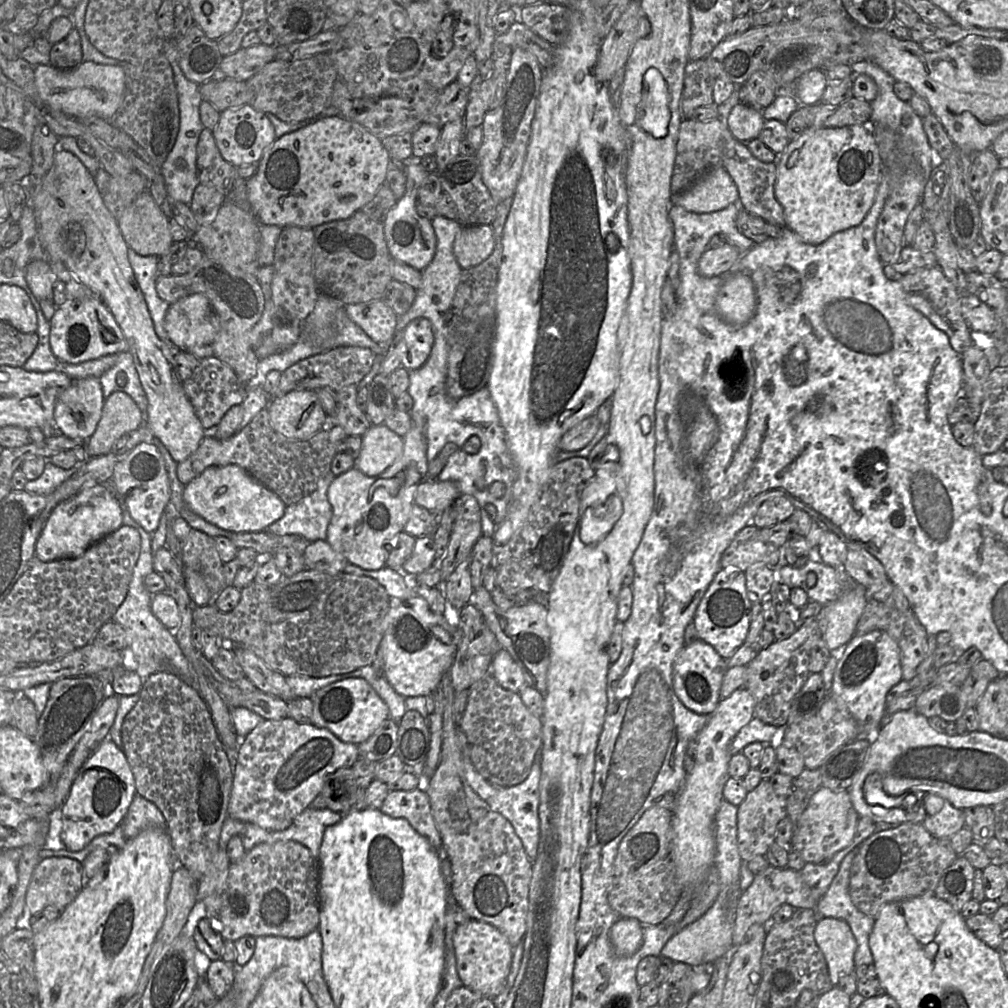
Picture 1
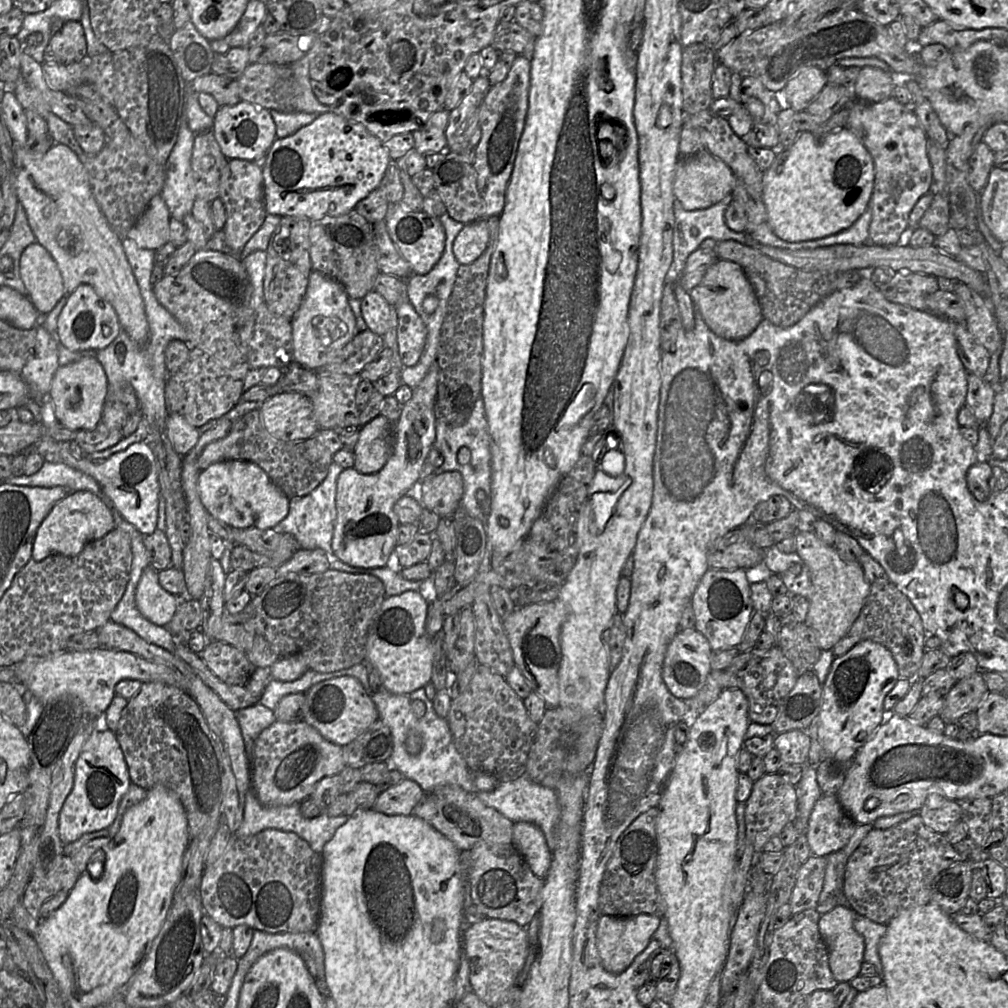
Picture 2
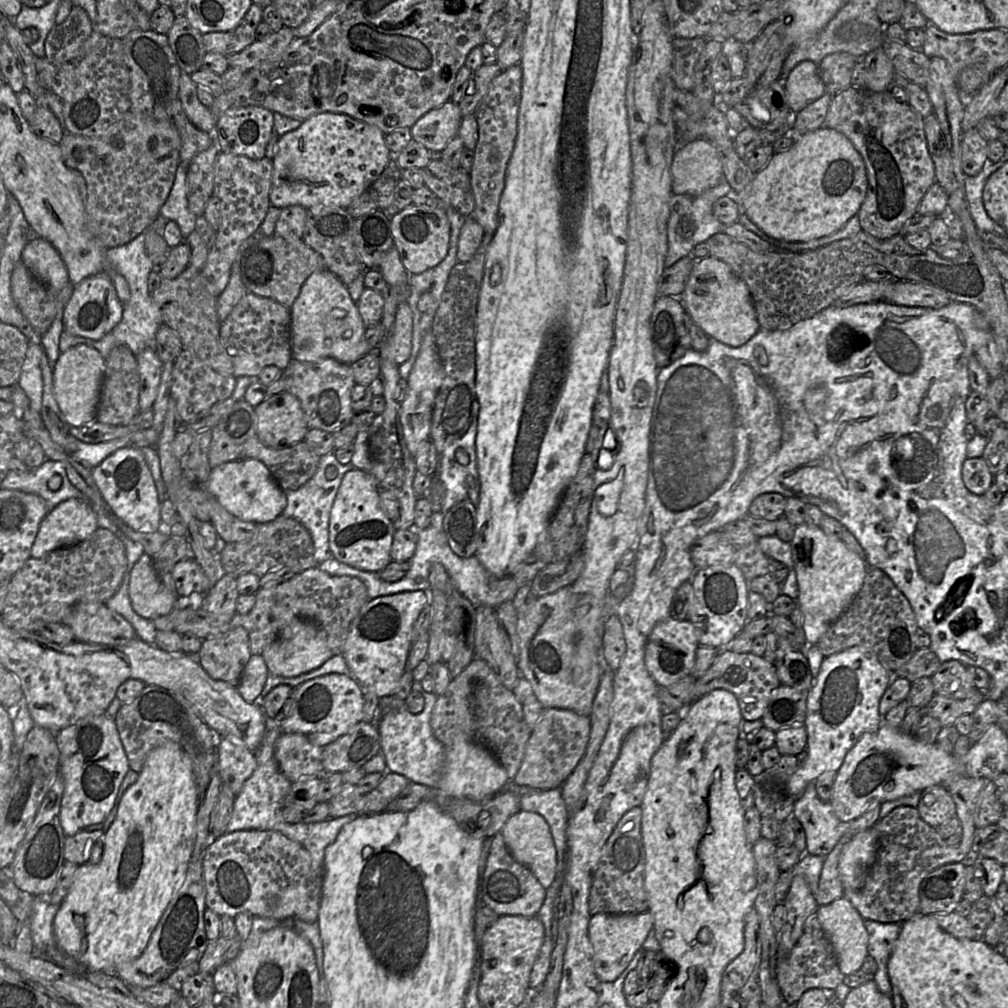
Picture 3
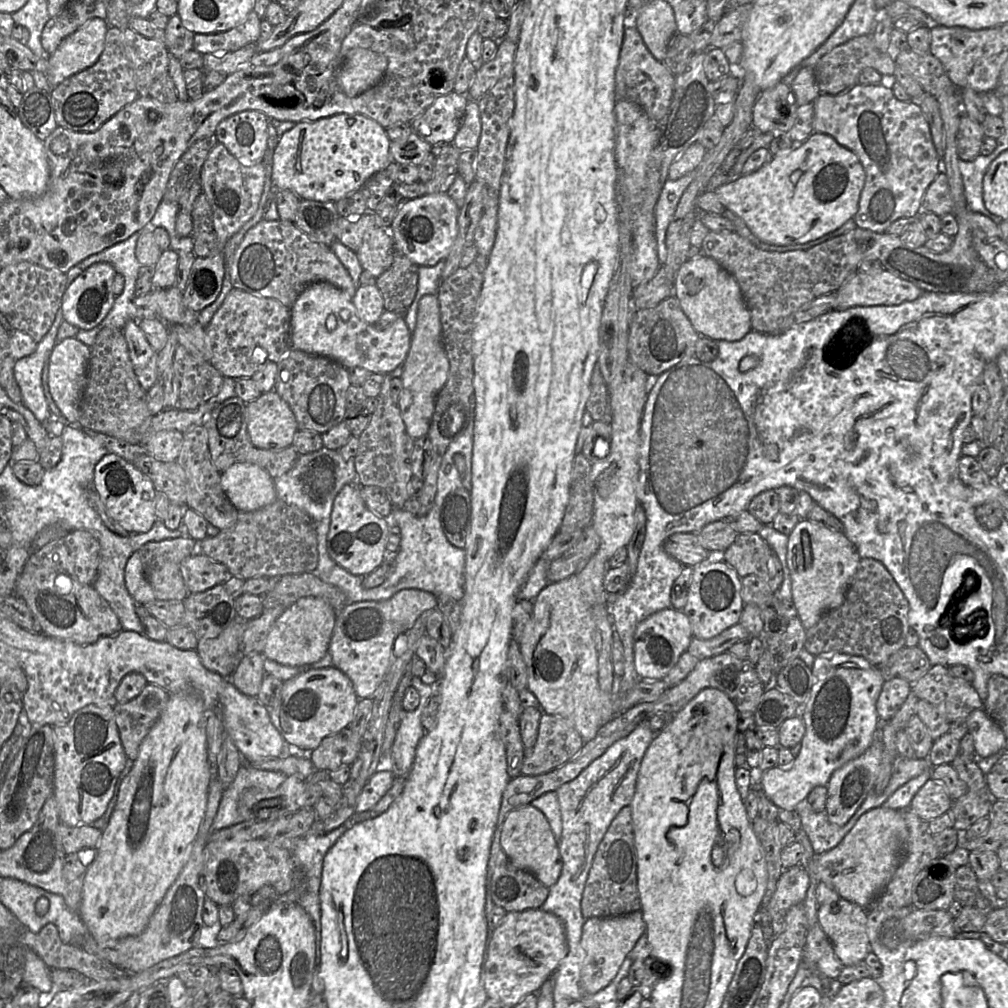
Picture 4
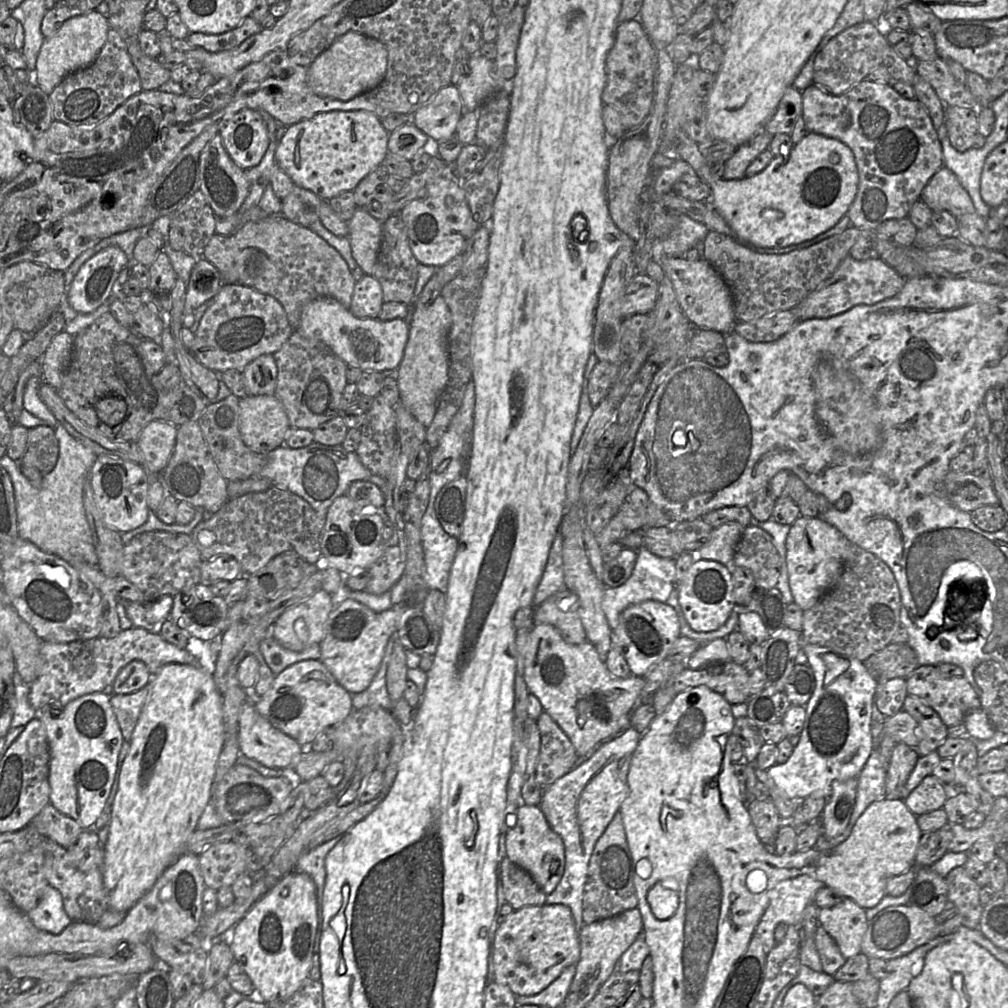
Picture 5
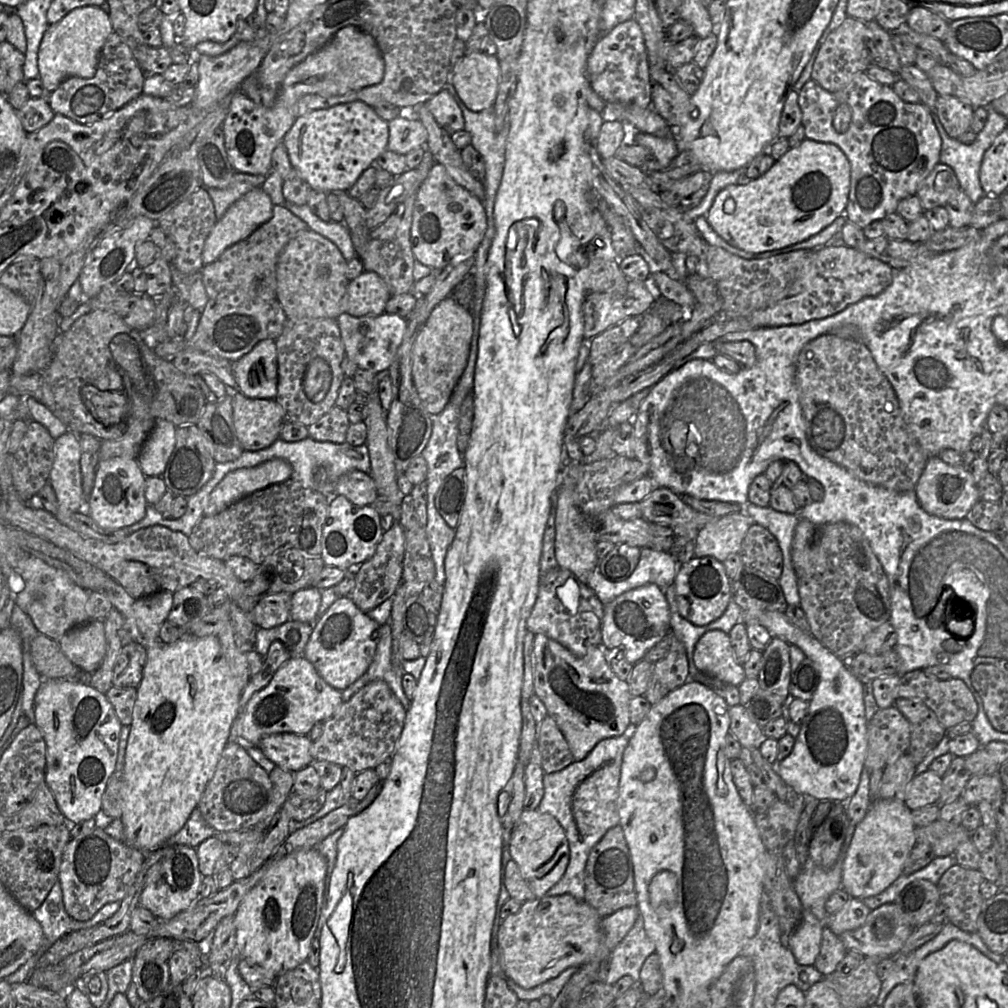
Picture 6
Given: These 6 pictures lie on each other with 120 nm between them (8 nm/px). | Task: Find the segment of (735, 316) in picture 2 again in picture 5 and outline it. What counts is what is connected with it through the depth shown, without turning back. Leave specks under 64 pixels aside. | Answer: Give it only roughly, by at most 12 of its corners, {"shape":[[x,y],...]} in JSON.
{"shape":[[663,255],[681,310],[700,329],[731,333],[729,287],[706,260]]}

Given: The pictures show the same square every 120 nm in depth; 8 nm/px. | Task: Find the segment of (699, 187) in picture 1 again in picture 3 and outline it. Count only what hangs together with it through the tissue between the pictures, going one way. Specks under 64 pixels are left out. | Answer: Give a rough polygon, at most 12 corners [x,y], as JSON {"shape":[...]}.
{"shape":[[710,141],[678,148],[672,193],[698,196],[724,179]]}

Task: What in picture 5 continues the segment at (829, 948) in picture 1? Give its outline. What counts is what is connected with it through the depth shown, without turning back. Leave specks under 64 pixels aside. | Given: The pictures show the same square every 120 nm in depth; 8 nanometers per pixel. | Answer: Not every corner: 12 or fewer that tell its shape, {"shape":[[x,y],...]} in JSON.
{"shape":[[844,898],[818,910],[818,925],[845,959],[861,952],[865,909]]}

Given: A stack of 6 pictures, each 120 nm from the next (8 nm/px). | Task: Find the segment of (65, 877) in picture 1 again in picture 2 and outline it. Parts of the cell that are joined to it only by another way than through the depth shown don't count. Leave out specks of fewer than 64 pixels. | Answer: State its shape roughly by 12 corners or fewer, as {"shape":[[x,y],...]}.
{"shape":[[68,856],[34,870],[22,896],[40,922],[43,903],[70,892],[79,872]]}

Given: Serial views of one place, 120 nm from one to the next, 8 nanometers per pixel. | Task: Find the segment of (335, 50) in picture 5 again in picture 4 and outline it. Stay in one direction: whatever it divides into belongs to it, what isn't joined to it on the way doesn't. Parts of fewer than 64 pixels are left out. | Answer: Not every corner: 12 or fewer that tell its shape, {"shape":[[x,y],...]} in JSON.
{"shape":[[354,49],[338,72],[347,96],[381,81],[385,55]]}

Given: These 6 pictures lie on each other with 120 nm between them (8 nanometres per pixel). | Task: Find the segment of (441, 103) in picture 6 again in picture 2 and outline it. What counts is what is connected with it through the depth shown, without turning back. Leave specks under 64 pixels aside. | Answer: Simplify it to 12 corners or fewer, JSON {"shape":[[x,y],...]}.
{"shape":[[441,108],[413,133],[414,150],[448,151],[450,111]]}

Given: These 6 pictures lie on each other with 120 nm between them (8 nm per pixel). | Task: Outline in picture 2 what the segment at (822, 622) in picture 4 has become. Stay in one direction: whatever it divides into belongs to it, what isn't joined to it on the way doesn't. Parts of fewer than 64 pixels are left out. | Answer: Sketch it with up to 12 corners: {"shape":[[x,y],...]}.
{"shape":[[888,579],[870,593],[840,656],[863,640],[892,654],[900,678],[916,677],[926,631]]}

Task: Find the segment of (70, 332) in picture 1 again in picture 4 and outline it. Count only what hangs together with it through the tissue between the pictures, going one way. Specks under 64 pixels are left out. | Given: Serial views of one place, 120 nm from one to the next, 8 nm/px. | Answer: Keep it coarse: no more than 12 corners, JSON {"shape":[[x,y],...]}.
{"shape":[[88,267],[63,295],[63,320],[98,326],[115,302],[114,267]]}

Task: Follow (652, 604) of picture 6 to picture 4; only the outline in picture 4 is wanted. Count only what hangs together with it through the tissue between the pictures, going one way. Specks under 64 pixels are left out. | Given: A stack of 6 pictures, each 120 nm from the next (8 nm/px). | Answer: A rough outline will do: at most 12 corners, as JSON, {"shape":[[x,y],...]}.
{"shape":[[668,607],[634,632],[642,680],[662,680],[693,638],[682,610]]}

